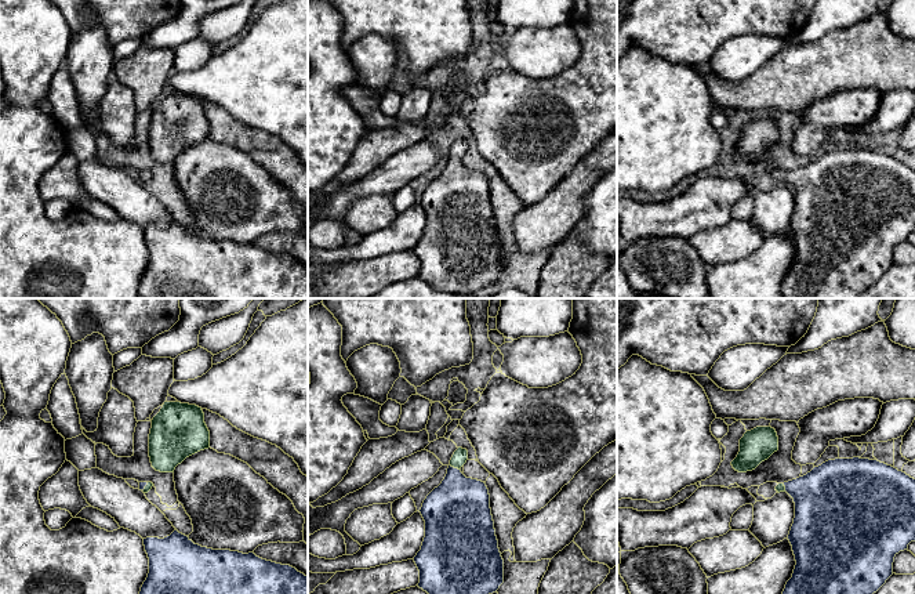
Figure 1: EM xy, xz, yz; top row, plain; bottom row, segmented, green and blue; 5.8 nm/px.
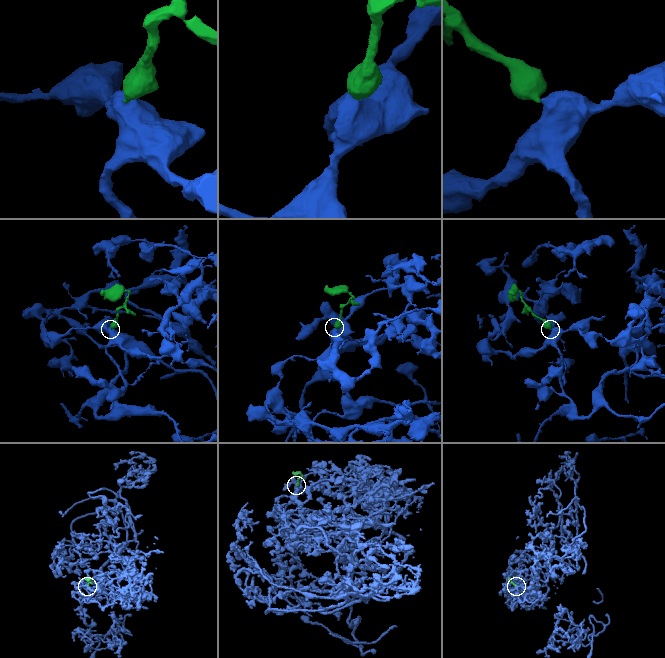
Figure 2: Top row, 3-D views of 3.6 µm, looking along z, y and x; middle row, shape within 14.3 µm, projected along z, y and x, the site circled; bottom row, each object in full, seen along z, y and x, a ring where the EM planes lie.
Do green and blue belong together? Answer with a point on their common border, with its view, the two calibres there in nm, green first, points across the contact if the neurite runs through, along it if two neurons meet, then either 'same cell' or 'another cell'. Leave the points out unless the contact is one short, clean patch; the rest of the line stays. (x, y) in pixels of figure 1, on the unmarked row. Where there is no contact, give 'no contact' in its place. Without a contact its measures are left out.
contact xz (456, 158); calibres 90 and 360 nm; way xz (460, 147), (456, 158), (458, 200); same cell

